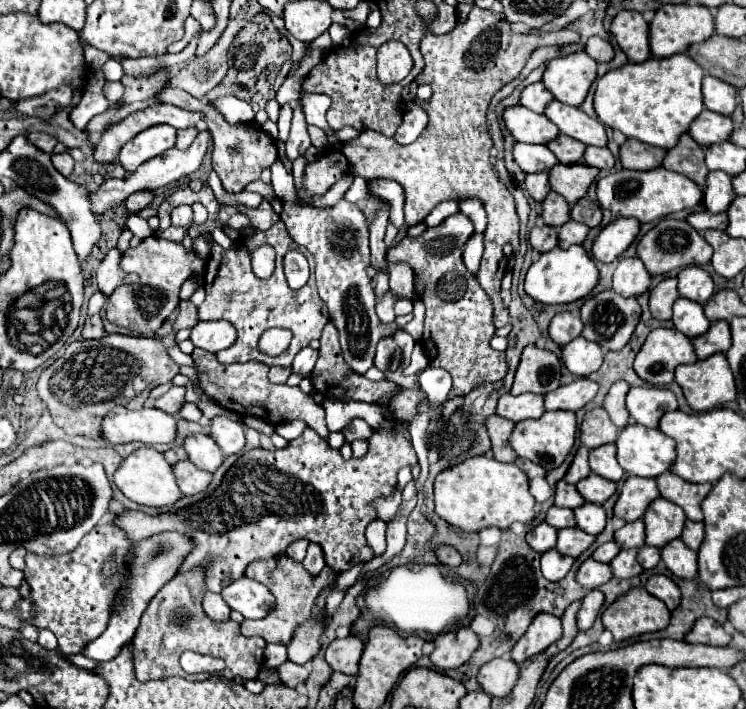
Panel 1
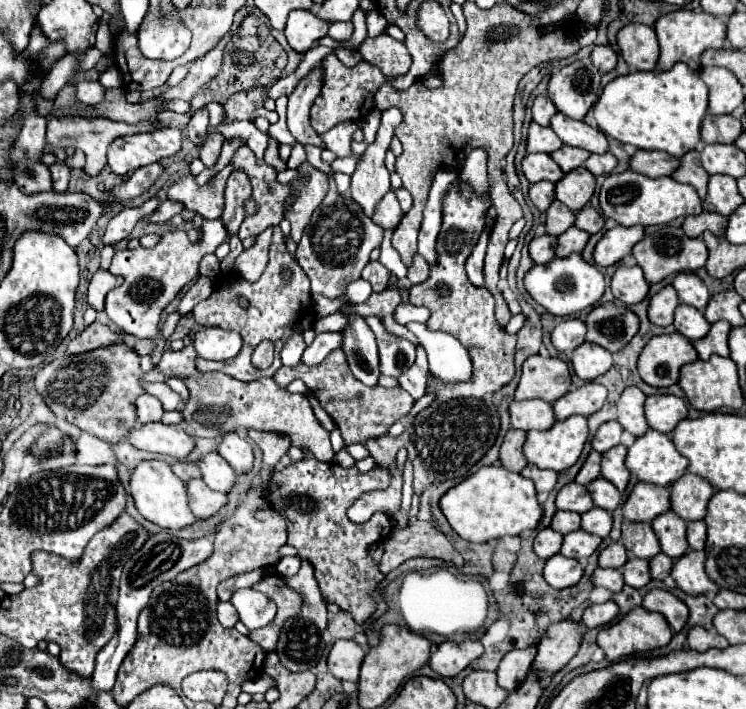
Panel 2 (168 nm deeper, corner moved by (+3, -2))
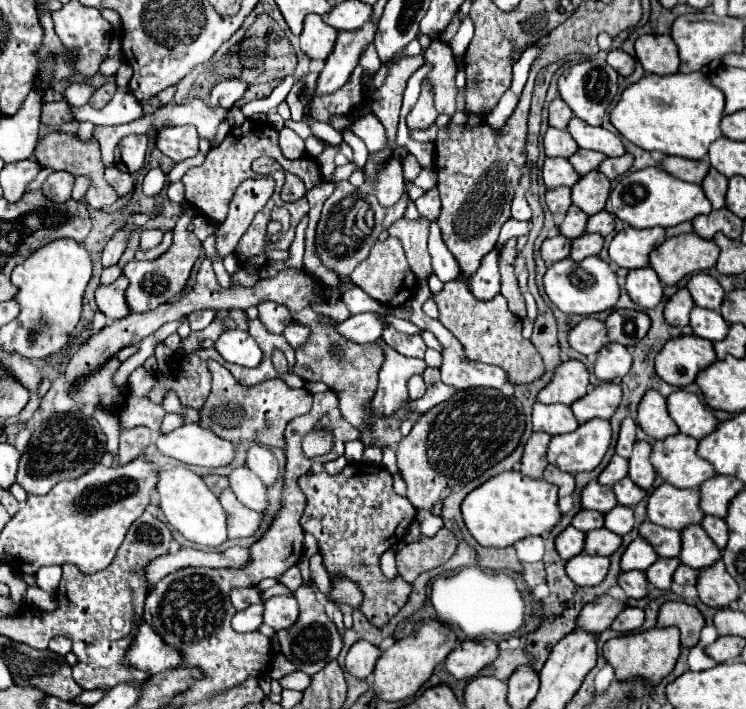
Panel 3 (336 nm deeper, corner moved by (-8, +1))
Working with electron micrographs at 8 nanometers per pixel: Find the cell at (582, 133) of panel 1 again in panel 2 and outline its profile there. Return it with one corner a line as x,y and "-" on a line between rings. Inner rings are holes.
561,112
551,118
551,128
569,146
585,148
587,152
603,154
607,152
607,138
599,128
591,128
583,120
573,120

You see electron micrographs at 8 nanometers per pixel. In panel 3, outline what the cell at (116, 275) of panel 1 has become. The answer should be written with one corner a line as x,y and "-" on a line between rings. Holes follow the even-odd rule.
122,275
112,285
108,287
100,285
96,291
96,305
110,321
130,315
128,303
126,303
126,287
128,287
128,279

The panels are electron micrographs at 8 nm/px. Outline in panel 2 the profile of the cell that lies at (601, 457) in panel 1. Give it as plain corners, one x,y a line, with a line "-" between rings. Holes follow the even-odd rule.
619,444
619,446
613,446
611,450
603,452
603,456
601,456
601,476
607,478
609,482
613,482
621,492
625,490
629,476
631,476
623,464
625,452
627,452
627,448

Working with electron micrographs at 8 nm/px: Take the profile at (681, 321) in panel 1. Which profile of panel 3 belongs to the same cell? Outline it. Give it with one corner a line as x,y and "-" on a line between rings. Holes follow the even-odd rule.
694,307
690,313
690,327
694,329
694,335
708,339
708,341
718,341
728,335
730,323
724,321
724,317
718,311

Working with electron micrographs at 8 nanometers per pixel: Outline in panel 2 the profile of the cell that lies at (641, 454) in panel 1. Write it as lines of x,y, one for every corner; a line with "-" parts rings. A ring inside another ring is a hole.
647,430
627,448
625,466
641,482
669,486
683,476
687,460
675,450
667,434

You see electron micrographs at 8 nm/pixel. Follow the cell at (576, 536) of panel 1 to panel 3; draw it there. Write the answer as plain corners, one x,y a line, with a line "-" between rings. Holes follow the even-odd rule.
594,529
586,533
584,551
588,555
612,555
622,545
622,537
610,529

